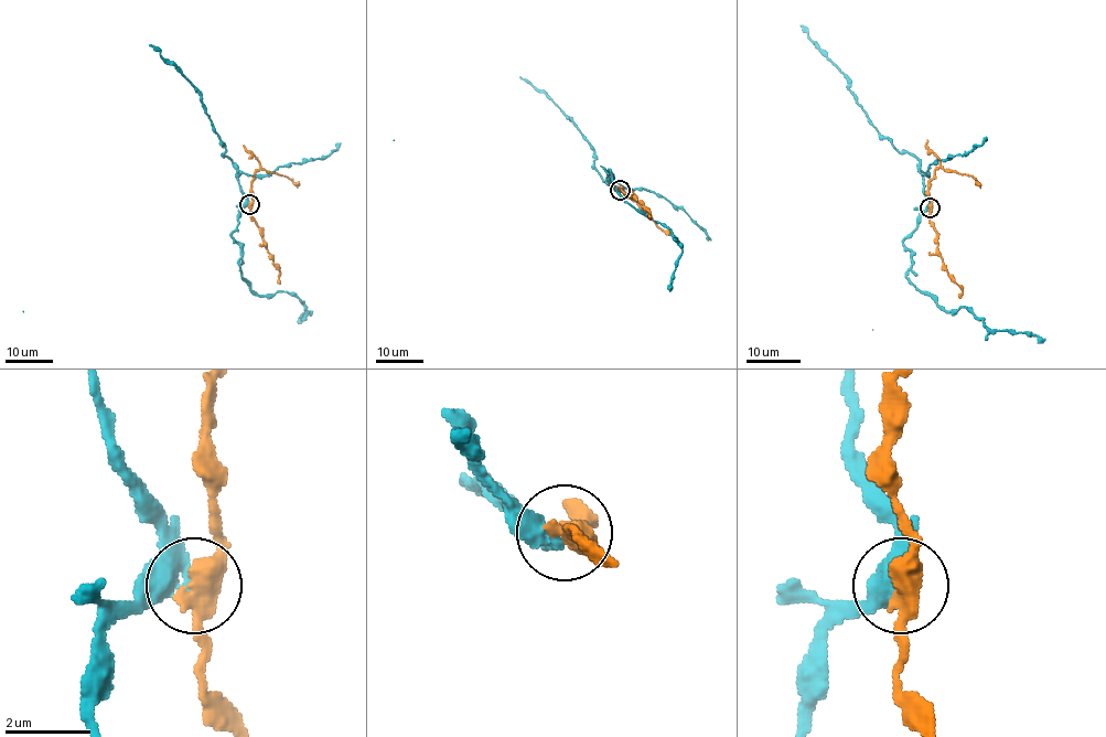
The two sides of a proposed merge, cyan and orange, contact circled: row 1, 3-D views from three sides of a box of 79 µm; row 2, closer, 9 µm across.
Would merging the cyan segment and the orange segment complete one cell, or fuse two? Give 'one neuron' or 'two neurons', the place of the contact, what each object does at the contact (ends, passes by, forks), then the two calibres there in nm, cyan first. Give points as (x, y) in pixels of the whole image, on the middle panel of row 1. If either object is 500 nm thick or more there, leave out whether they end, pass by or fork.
two neurons | (620, 190) | cyan passes by | orange passes by | 340/440 nm

